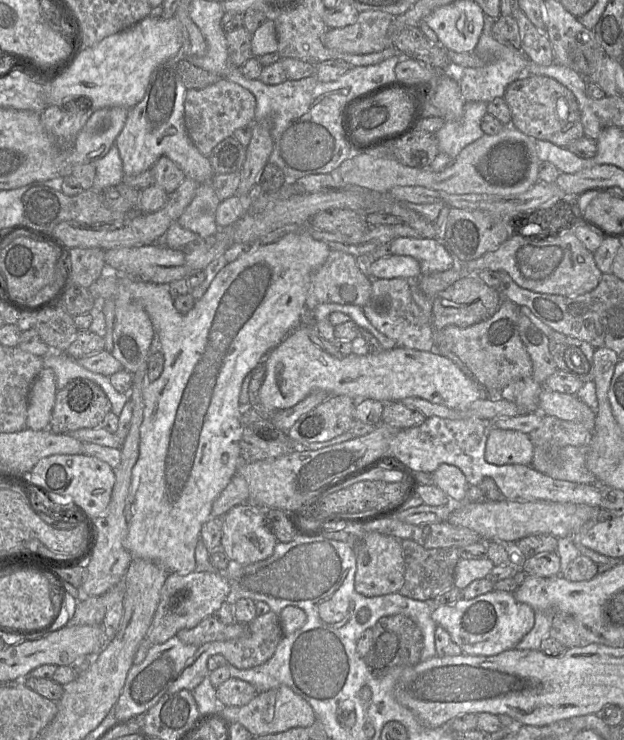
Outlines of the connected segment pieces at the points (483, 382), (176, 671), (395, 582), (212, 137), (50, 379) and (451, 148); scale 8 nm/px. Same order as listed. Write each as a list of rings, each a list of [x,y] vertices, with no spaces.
[[[502,300],[498,311],[487,320],[466,328],[447,326],[440,331],[436,331],[439,332],[439,337],[434,350],[452,358],[466,374],[471,375],[488,392],[489,397],[499,396],[500,391],[511,382],[530,377],[533,374],[532,361],[521,340],[518,321],[519,306],[510,300]]]
[[[176,635],[164,643],[151,645],[143,662],[133,664],[127,674],[119,699],[114,706],[117,723],[126,722],[153,707],[188,665],[188,660],[194,657],[198,648],[182,642]]]
[[[335,523],[328,526],[324,537],[345,542],[353,548],[356,559],[354,587],[358,593],[366,597],[376,597],[397,593],[401,589],[405,574],[402,540],[378,532],[367,532],[360,524],[339,527]]]
[[[220,79],[203,89],[187,89],[184,101],[184,120],[188,136],[199,152],[208,157],[224,139],[231,137],[235,130],[254,123],[257,101],[246,88]]]
[[[44,367],[29,392],[27,428],[33,430],[49,428],[56,393],[55,374],[53,370]]]
[[[465,102],[461,119],[445,122],[435,133],[439,152],[454,160],[464,147],[482,137],[480,124],[486,113],[487,103]]]

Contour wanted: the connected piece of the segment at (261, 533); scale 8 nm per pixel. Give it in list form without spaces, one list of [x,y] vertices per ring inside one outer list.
[[[240,504],[222,516],[220,548],[240,565],[262,561],[273,553],[277,540],[266,526],[264,509]]]

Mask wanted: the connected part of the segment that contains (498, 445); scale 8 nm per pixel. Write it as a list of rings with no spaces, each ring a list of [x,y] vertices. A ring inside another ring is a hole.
[[[493,427],[486,442],[485,460],[497,466],[530,466],[533,451],[529,435]]]

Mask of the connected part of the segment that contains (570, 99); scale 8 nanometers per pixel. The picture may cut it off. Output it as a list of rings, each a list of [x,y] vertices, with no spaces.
[[[526,73],[507,86],[503,98],[511,112],[510,124],[532,138],[567,147],[572,141],[584,136],[575,96],[551,77]]]

